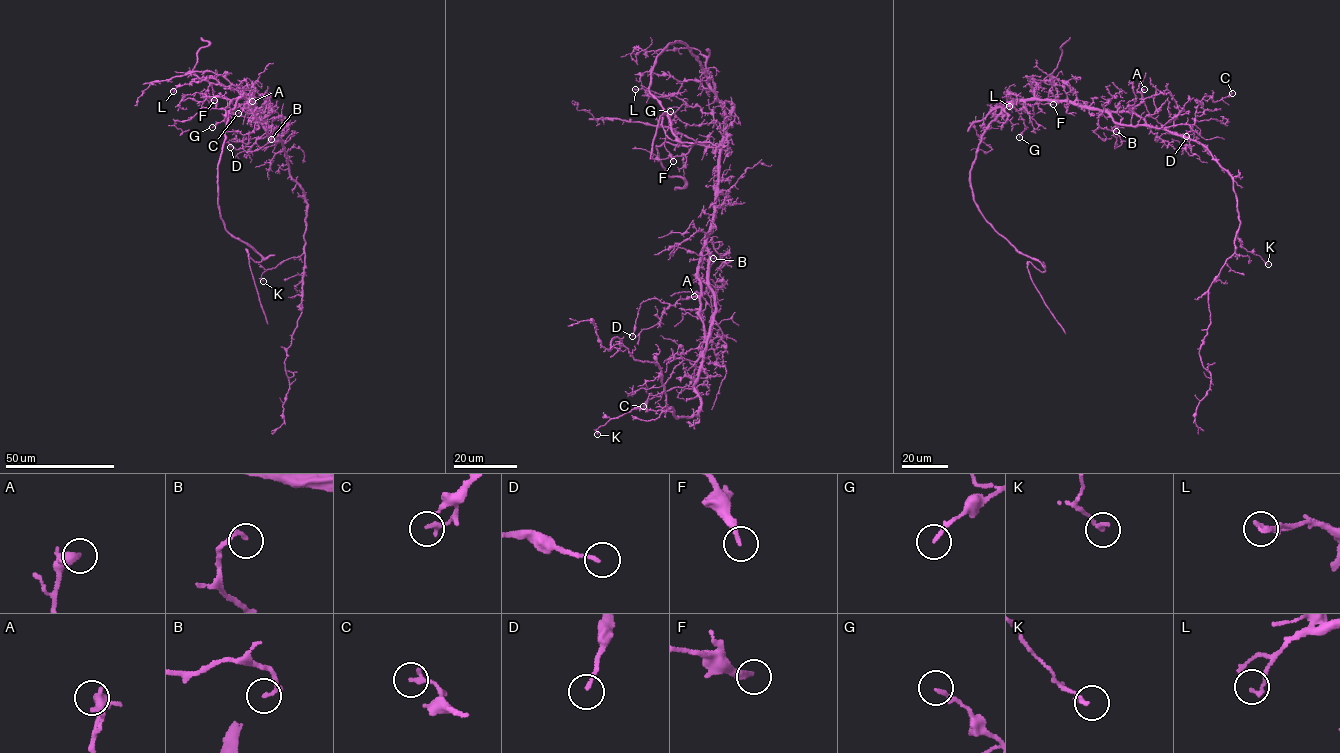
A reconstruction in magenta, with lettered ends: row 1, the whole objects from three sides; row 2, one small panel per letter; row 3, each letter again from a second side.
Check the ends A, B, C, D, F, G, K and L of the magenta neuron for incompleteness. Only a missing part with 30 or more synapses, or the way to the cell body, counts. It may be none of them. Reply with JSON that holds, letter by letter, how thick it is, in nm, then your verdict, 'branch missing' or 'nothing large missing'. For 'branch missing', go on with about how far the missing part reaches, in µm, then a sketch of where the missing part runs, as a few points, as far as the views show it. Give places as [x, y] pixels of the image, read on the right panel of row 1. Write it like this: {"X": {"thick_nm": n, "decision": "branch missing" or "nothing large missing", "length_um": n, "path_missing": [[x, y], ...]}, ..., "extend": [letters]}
{"A": {"thick_nm": 260, "decision": "nothing large missing"}, "B": {"thick_nm": 180, "decision": "nothing large missing"}, "C": {"thick_nm": 220, "decision": "nothing large missing"}, "D": {"thick_nm": 140, "decision": "nothing large missing"}, "F": {"thick_nm": 260, "decision": "nothing large missing"}, "G": {"thick_nm": 140, "decision": "nothing large missing"}, "K": {"thick_nm": 160, "decision": "nothing large missing"}, "L": {"thick_nm": 170, "decision": "nothing large missing"}, "extend": []}

